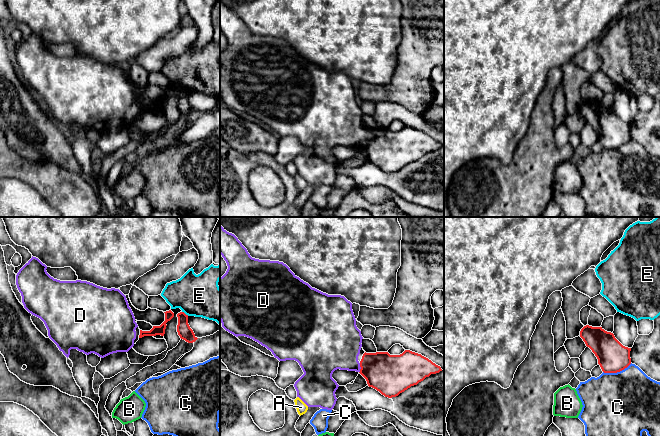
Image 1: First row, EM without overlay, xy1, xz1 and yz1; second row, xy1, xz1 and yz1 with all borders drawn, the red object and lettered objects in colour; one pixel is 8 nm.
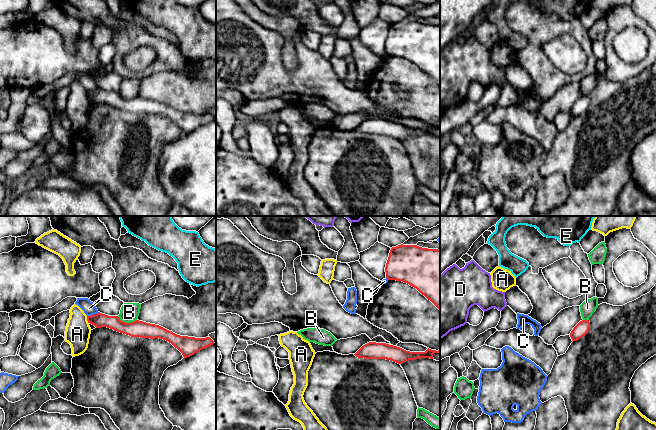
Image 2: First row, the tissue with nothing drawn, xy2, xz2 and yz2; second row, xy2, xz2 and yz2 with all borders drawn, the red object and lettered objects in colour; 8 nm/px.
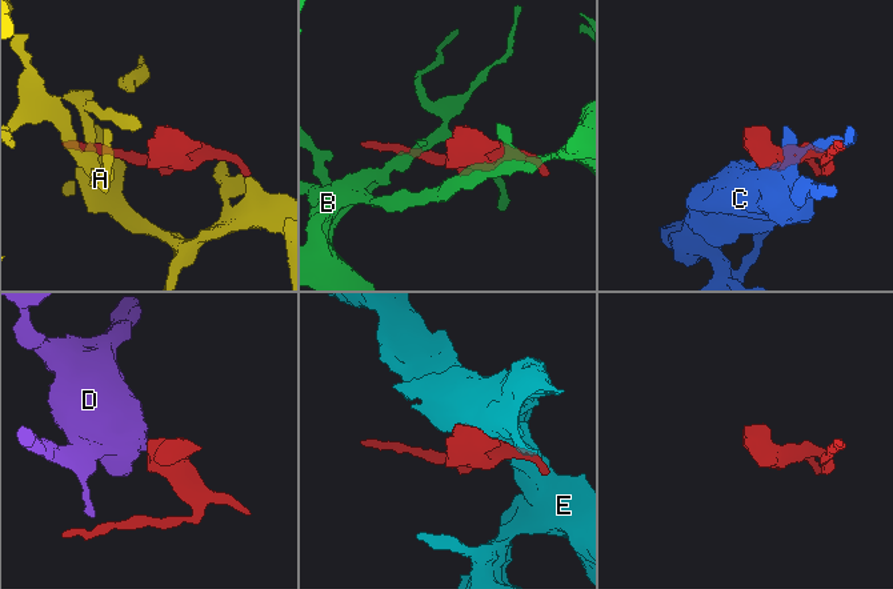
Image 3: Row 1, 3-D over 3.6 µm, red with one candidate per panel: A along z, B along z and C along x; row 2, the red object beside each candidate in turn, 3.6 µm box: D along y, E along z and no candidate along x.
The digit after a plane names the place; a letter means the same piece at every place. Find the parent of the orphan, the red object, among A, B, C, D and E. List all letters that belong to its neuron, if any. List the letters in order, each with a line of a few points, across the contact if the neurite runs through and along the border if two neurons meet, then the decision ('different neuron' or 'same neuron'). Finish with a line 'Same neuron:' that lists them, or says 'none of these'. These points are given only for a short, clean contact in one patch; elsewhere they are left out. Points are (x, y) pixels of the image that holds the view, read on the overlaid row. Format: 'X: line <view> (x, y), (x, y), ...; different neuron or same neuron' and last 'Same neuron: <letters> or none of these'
A: different neuron
B: line xy2 (117, 316), (125, 322), (136, 320); different neuron
C: different neuron
D: line xz1 (391, 375), (377, 368), (361, 368), (338, 347); same neuron
E: different neuron
Same neuron: D

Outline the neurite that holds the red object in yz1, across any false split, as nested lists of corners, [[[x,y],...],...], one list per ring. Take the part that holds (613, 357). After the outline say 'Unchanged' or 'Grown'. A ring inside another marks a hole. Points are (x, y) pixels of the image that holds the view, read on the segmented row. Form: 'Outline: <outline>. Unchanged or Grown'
Outline: [[[584,326],[580,337],[598,359],[604,373],[617,373],[631,364],[631,348],[623,346],[613,333],[602,327]]]. Unchanged

